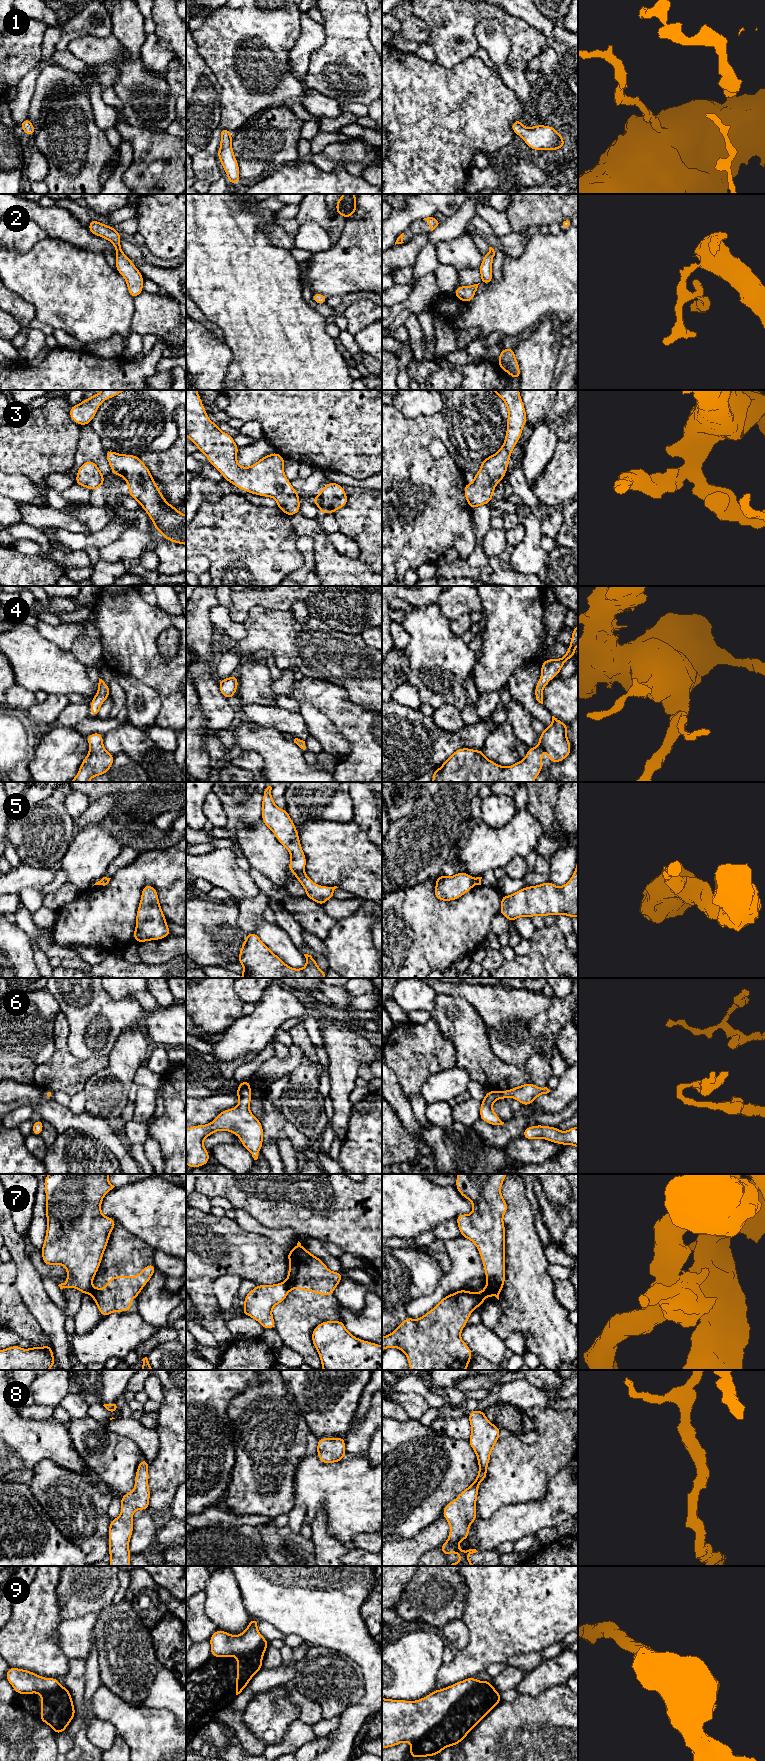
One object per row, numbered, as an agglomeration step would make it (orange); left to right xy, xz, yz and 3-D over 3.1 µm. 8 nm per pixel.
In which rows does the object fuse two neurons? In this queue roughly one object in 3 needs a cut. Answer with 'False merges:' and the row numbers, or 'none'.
False merges: 5, 7, 9

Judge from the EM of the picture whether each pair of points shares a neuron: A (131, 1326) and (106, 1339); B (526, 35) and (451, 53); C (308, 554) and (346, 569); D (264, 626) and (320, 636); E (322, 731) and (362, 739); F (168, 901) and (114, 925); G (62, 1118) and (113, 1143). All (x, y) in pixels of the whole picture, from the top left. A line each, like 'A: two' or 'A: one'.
A: one
B: one
C: two
D: one
E: two
F: one
G: one

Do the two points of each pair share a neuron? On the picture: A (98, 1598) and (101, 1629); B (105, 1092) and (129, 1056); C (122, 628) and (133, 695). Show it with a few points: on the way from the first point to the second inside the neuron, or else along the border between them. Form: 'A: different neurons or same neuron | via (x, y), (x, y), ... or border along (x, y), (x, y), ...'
A: different neurons | border along (111, 1603), (97, 1614)
B: same neuron | via (116, 1084), (123, 1083), (123, 1067)
C: different neurons | border along (119, 674), (129, 674), (151, 687)

